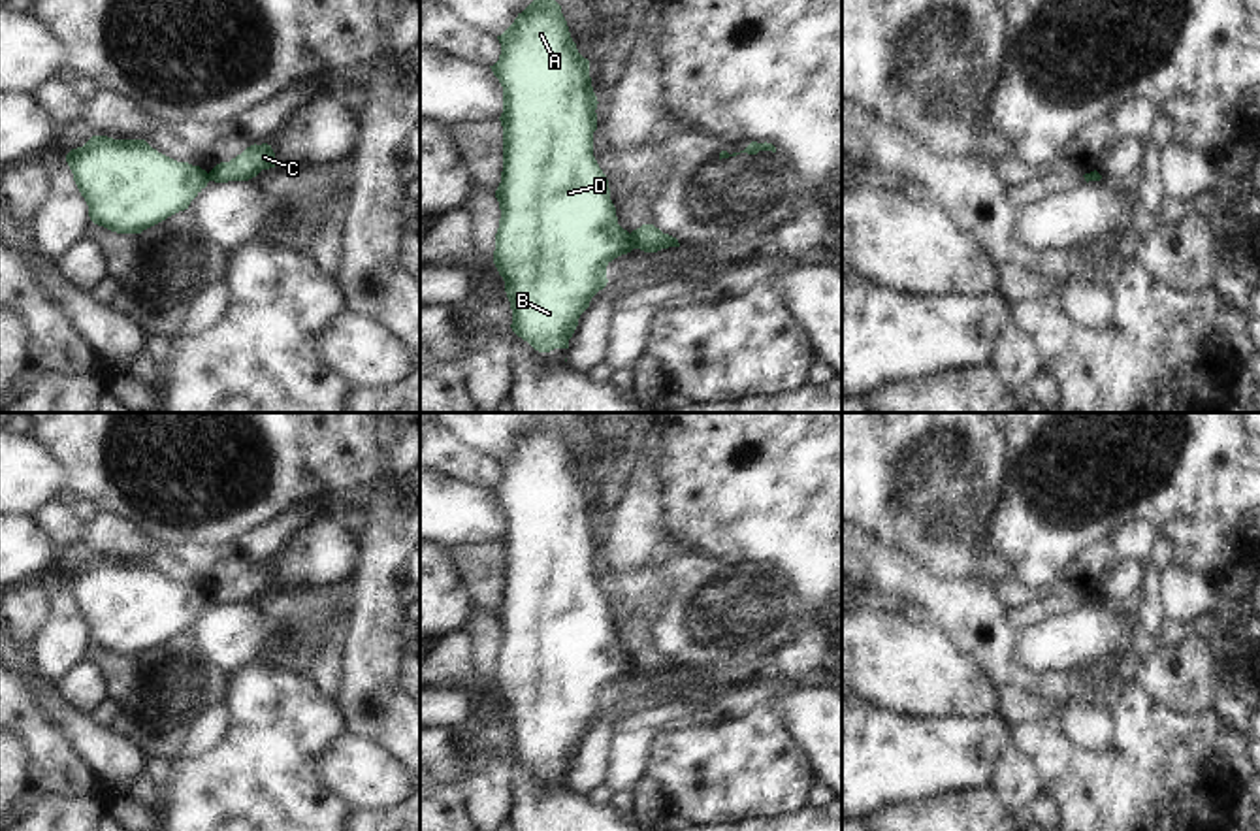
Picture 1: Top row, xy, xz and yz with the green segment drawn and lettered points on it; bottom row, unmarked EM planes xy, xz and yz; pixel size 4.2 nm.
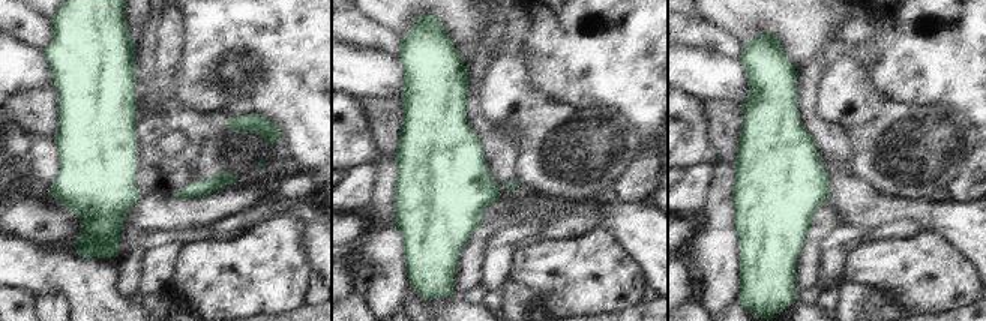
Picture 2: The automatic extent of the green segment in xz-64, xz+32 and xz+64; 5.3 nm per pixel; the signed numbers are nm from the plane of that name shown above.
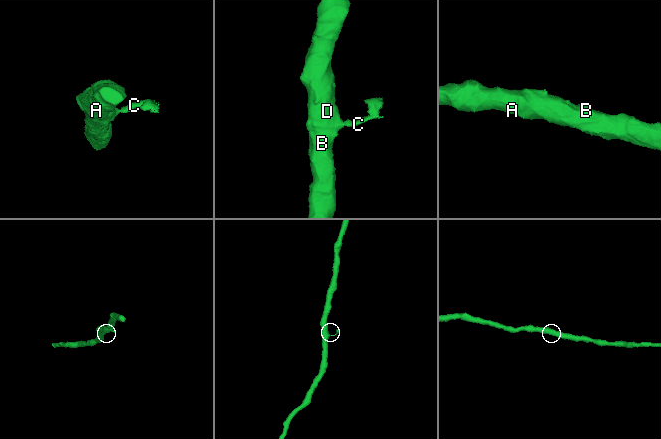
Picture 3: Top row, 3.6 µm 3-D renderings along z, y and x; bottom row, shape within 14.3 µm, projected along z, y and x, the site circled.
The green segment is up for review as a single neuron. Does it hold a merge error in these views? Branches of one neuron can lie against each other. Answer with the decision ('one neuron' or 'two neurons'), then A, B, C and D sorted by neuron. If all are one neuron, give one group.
two neurons | A B D / C

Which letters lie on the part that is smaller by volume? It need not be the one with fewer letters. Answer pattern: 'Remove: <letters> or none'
Remove: C

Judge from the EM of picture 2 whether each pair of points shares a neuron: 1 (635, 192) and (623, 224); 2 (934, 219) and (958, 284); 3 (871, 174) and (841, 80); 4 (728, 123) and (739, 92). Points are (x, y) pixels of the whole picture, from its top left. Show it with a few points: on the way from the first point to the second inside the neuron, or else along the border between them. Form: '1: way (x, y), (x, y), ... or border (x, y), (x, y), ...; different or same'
1: border (619, 201), (638, 203); different
2: border (922, 231), (937, 233), (967, 260); different
3: way (871, 150), (871, 120), (854, 104); same
4: border (701, 99), (728, 99), (739, 105); different

